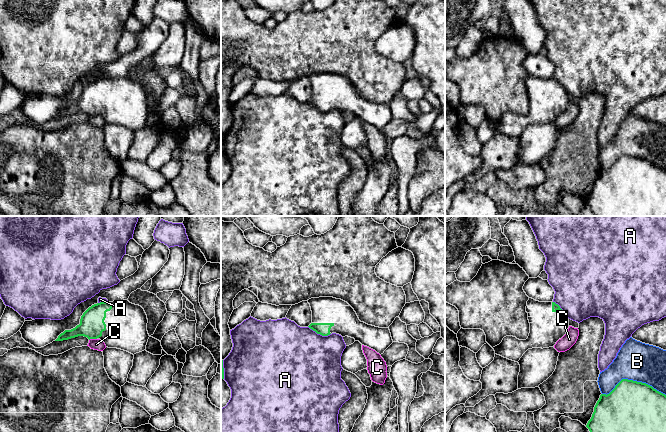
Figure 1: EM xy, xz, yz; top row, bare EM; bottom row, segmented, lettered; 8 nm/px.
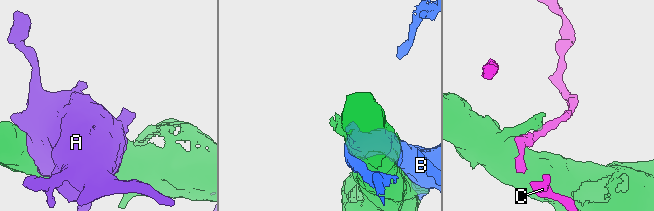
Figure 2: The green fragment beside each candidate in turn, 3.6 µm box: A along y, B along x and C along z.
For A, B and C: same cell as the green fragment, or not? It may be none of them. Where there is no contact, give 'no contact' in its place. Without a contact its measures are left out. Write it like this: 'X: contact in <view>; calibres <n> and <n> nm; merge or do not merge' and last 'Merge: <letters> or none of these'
A: contact in xz; calibres 100 and 480 nm; do not merge
B: contact in yz; calibres 500 and 320 nm; do not merge
C: contact in xy; calibres 200 and 90 nm; do not merge
Merge: none of these

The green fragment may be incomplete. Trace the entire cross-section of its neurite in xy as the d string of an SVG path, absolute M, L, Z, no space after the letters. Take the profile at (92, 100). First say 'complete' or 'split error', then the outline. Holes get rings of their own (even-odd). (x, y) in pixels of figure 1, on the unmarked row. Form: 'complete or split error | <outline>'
split error | M128 76L100 78L83 89L79 101L65 106L55 117L84 112L89 116L100 115L108 124L134 131L146 125L150 113L147 99L144 85Z

